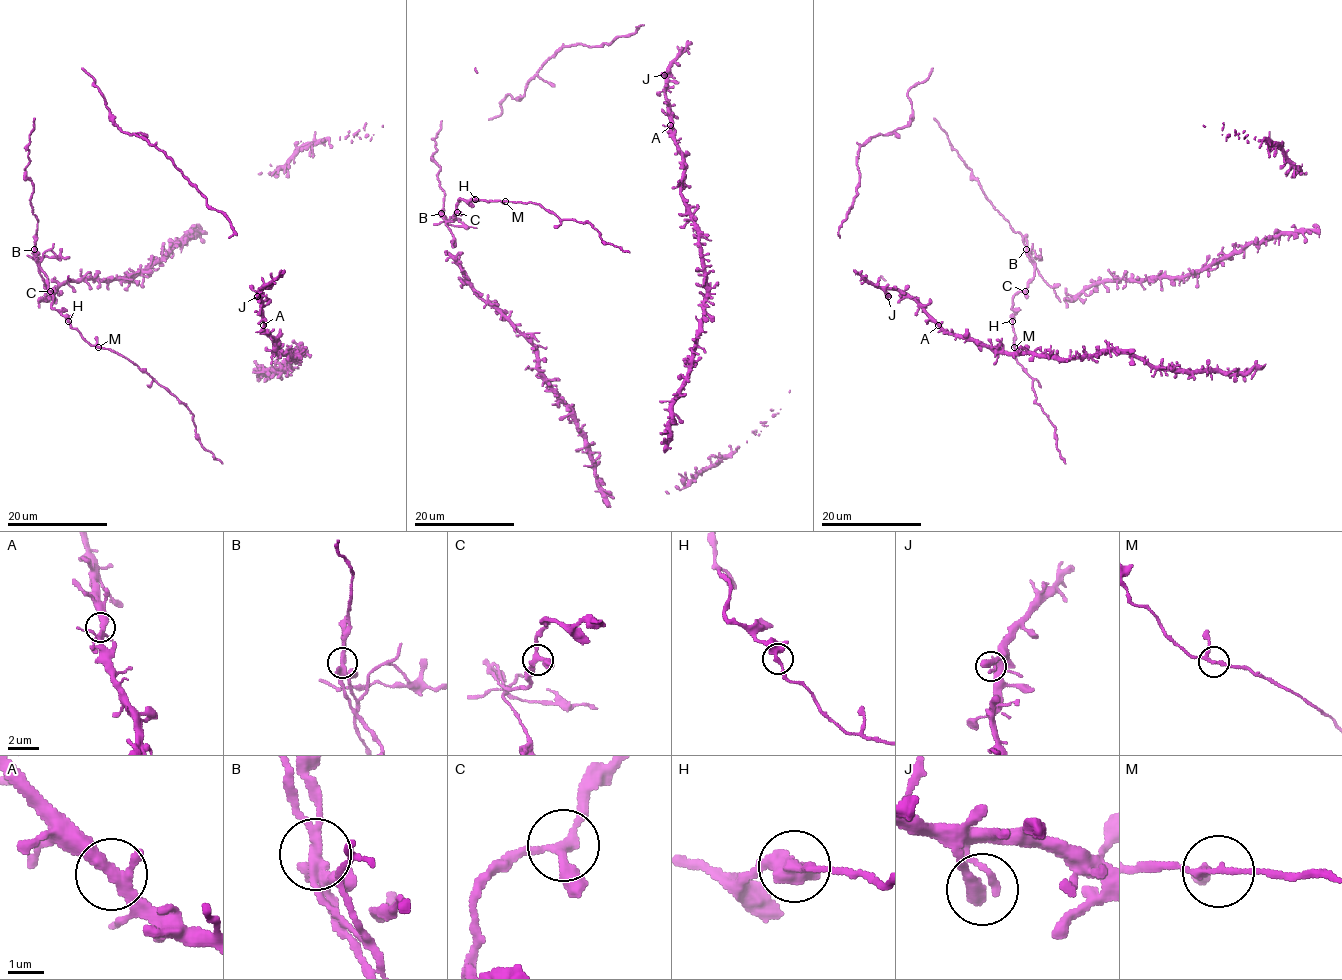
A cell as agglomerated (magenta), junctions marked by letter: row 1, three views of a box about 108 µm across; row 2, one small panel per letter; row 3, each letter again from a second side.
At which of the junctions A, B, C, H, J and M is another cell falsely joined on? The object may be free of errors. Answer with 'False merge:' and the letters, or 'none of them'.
False merge: B

